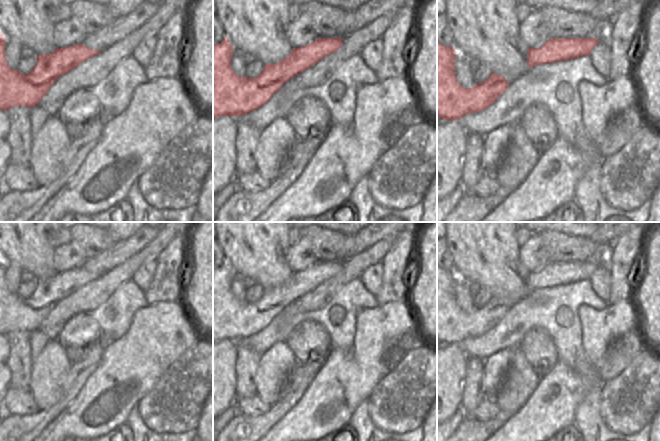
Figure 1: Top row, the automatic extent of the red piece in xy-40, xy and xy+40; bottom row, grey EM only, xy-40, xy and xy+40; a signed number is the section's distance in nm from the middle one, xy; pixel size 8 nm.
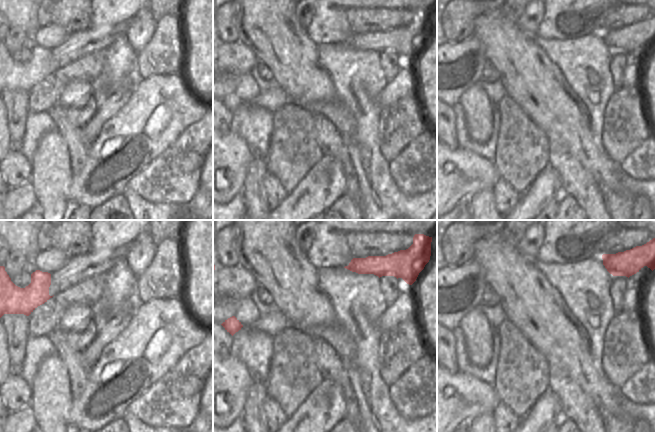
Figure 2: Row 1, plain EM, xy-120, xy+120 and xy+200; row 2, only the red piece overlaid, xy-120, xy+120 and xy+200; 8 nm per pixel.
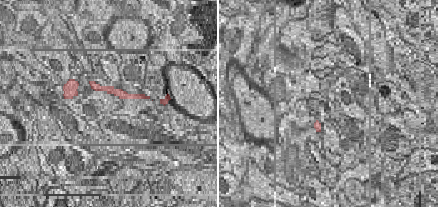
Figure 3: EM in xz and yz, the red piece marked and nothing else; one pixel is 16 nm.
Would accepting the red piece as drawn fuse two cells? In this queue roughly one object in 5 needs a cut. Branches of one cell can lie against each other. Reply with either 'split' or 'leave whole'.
leave whole

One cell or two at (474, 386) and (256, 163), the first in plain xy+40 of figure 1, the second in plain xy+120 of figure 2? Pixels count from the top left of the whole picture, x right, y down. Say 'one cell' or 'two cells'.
one cell

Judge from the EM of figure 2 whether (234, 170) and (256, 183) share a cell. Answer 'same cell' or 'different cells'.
different cells

